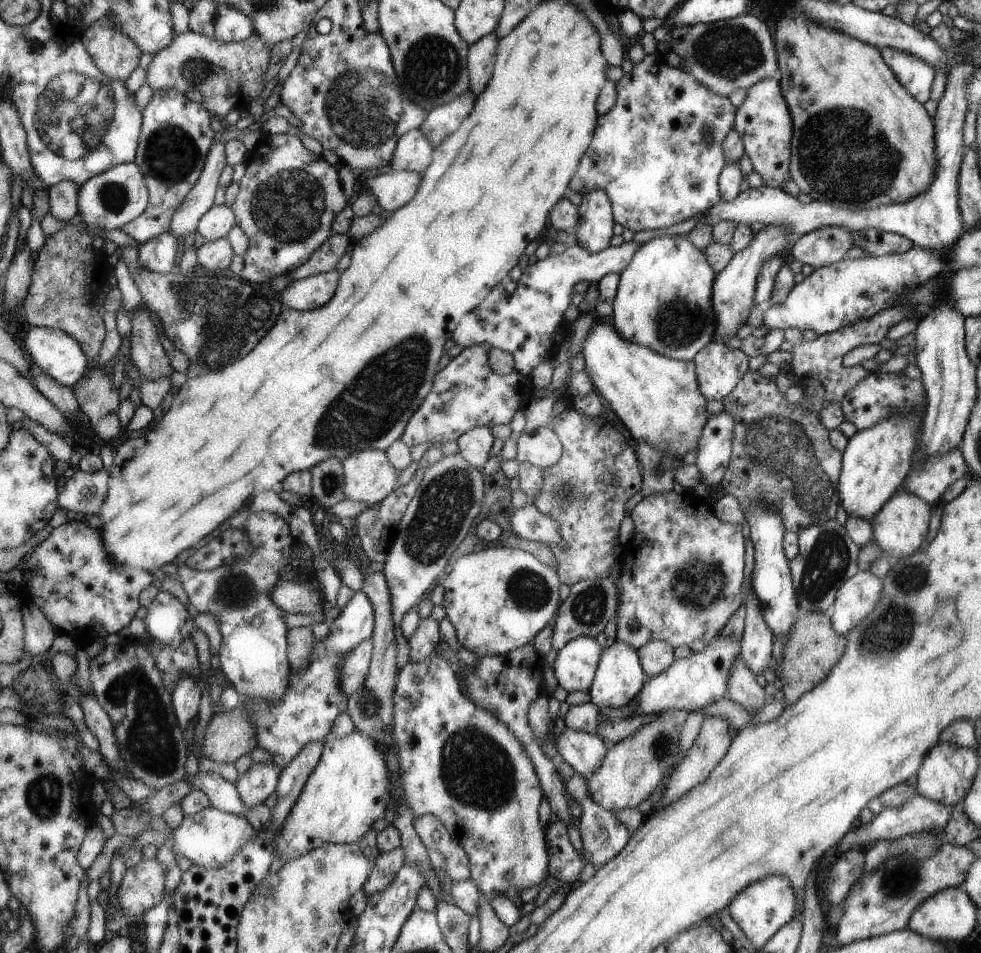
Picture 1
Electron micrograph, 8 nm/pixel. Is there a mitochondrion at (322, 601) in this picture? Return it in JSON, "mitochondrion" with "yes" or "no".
{"mitochondrion":"no"}

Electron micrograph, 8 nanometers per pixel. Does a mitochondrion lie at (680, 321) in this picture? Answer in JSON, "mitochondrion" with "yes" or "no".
{"mitochondrion":"yes"}

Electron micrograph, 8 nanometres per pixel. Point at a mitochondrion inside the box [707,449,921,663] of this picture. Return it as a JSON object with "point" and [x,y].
{"point":[828,560]}

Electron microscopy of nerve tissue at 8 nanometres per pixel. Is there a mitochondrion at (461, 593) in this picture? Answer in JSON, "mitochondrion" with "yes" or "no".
{"mitochondrion":"no"}

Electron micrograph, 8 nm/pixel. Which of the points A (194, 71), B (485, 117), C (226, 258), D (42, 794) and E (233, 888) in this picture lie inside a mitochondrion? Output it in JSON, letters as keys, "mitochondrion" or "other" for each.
{"A":"mitochondrion","B":"other","C":"other","D":"mitochondrion","E":"other"}

